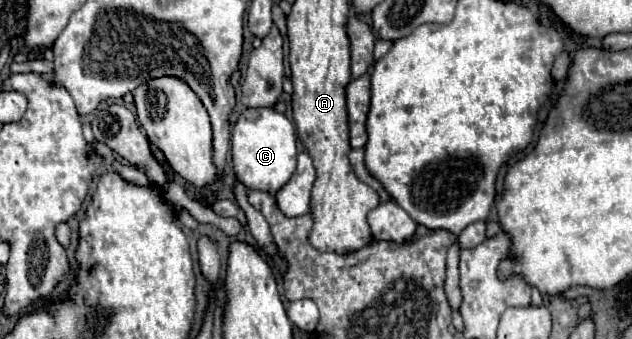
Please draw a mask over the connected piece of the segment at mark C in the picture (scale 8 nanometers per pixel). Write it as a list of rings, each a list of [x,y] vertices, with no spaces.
[[[271,107],[245,109],[233,129],[231,161],[237,179],[247,189],[267,191],[275,195],[291,179],[297,167],[297,135],[293,123]]]

